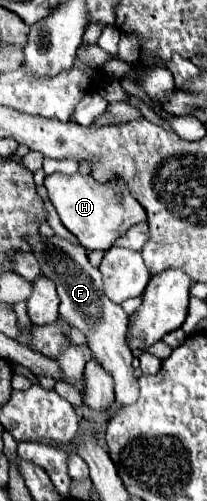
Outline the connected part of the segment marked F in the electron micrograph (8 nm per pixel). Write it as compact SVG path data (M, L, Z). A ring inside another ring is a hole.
M40 236L28 238L34 256L40 260L44 276L48 276L60 296L60 316L74 324L84 336L86 346L90 348L96 362L106 370L114 380L114 396L118 406L130 406L138 400L138 378L136 370L132 368L132 352L126 348L126 326L128 326L128 314L122 310L120 304L112 304L104 292L102 292L102 276L98 268L90 266L86 258L86 250L82 246L74 246L68 240L62 240L58 236L42 238Z

